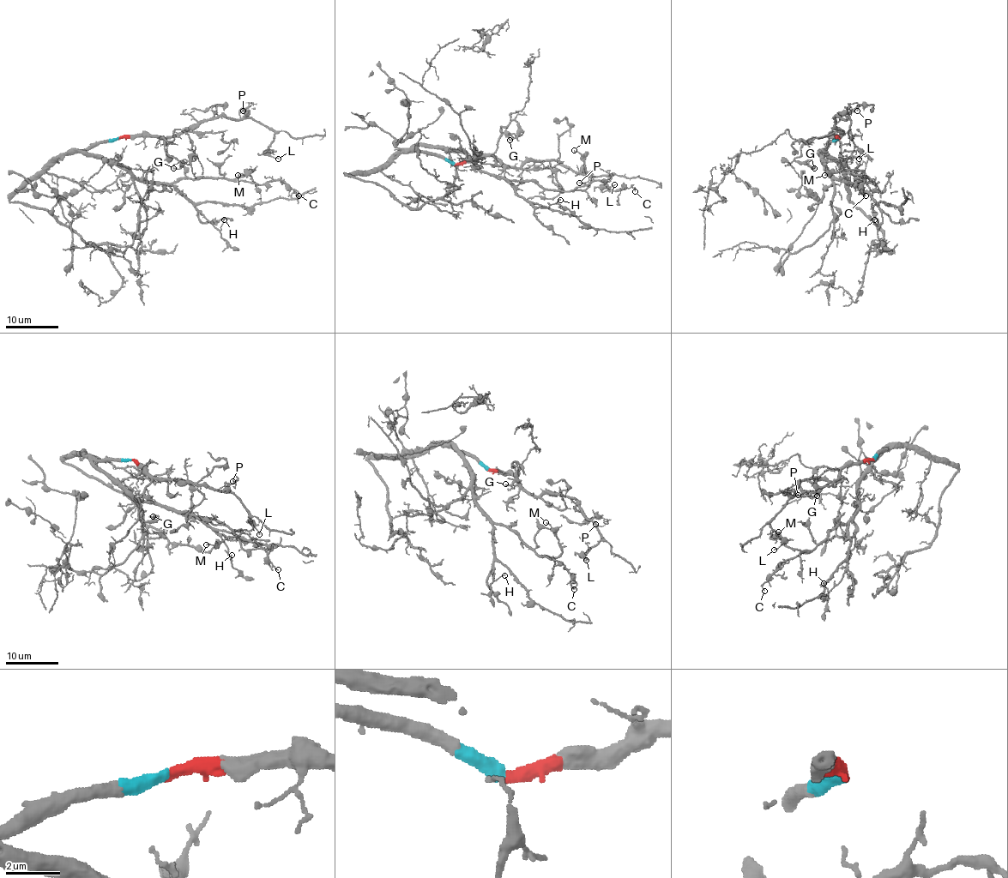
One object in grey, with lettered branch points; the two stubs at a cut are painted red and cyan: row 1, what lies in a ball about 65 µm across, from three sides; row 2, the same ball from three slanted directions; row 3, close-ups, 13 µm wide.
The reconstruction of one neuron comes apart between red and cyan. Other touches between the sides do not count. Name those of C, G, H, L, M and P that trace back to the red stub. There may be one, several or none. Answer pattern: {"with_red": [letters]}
{"with_red": ["G", "L", "P"]}

